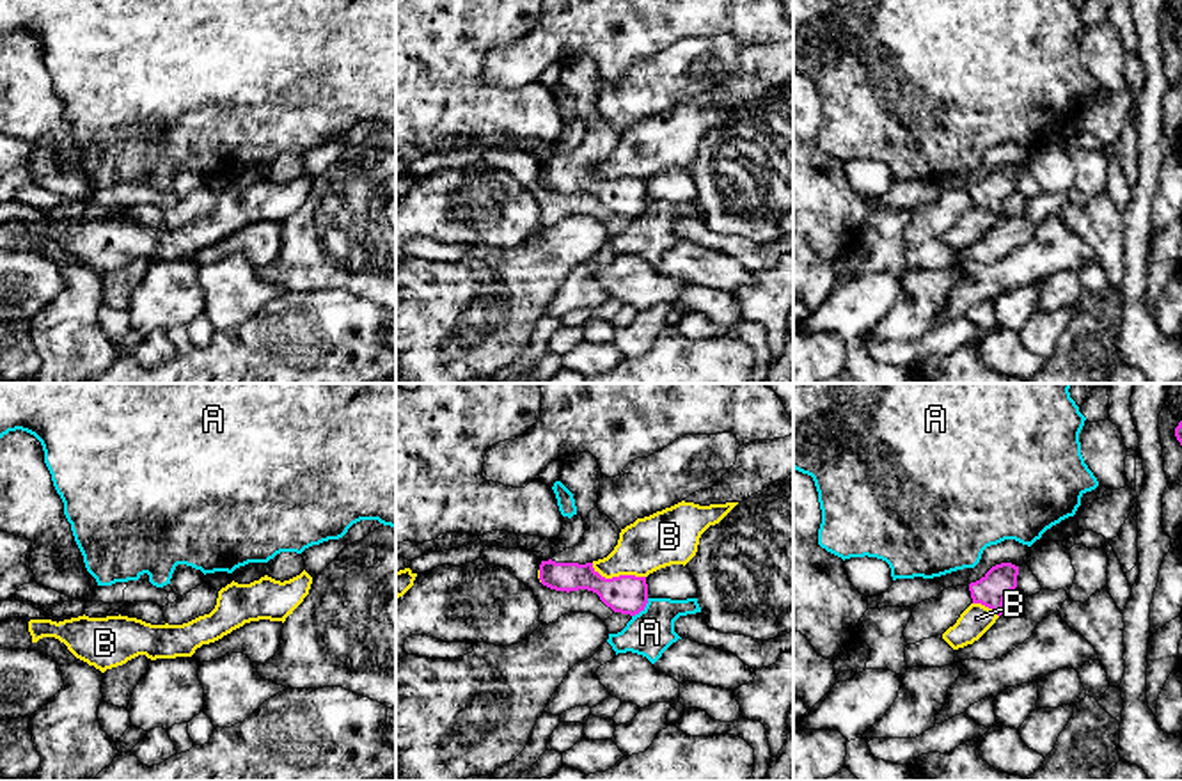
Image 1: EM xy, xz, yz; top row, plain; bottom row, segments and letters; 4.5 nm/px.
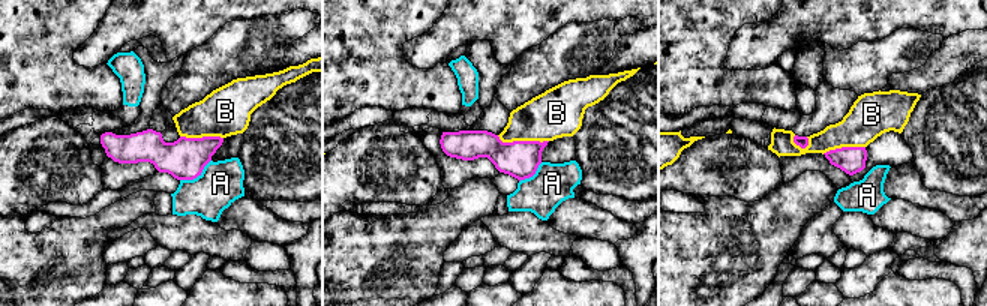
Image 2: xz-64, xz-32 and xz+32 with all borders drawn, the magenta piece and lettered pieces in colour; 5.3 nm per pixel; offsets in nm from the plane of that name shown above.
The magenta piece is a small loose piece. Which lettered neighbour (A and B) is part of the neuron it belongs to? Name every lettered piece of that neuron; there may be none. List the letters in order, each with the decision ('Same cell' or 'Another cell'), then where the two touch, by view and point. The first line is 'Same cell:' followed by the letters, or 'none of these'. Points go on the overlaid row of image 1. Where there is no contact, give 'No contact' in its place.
Same cell: none of these
A: Another cell. Touches magenta at xz (641, 609)
B: Another cell. Touches magenta at xz (618, 577)

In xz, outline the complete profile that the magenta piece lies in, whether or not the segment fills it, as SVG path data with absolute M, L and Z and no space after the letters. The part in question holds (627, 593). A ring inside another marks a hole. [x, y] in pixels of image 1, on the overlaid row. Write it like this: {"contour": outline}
{"contour": "M598 508L591 509L580 543L554 554L548 561L541 561L541 584L566 593L587 589L596 593L614 612L639 614L648 604L646 577L619 575L605 579L593 568L595 561L614 550L619 532L619 527L607 515Z"}

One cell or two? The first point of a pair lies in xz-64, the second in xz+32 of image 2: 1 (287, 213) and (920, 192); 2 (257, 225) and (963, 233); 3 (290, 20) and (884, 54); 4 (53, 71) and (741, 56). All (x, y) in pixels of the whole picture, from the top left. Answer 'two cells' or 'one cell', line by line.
1: one cell
2: two cells
3: one cell
4: two cells

